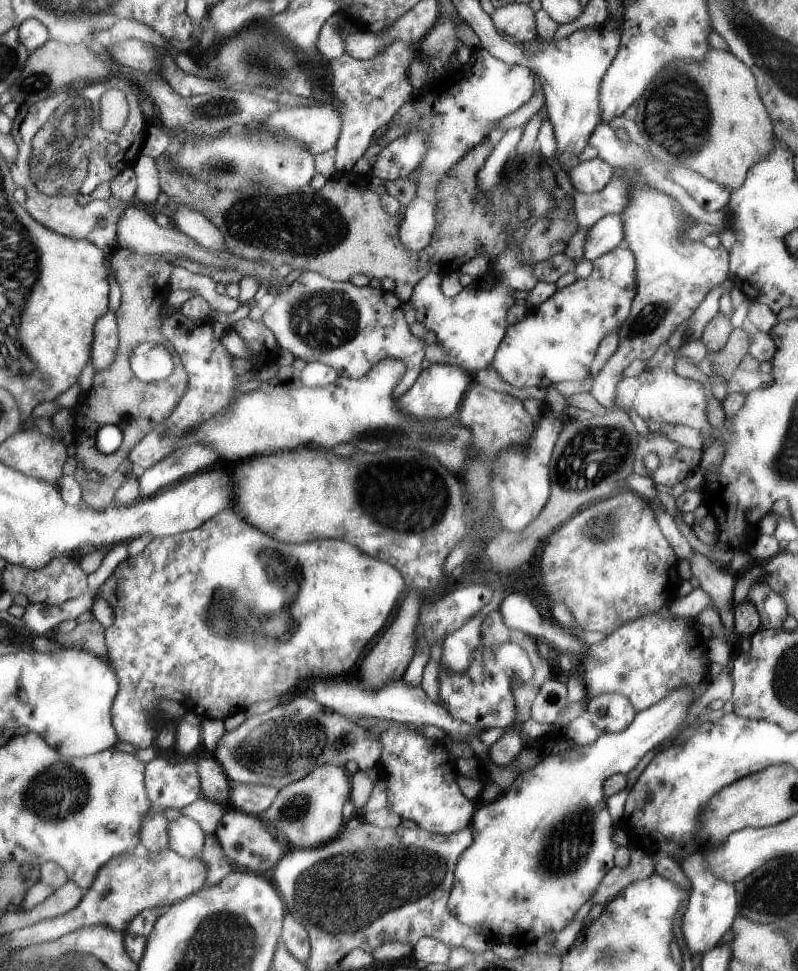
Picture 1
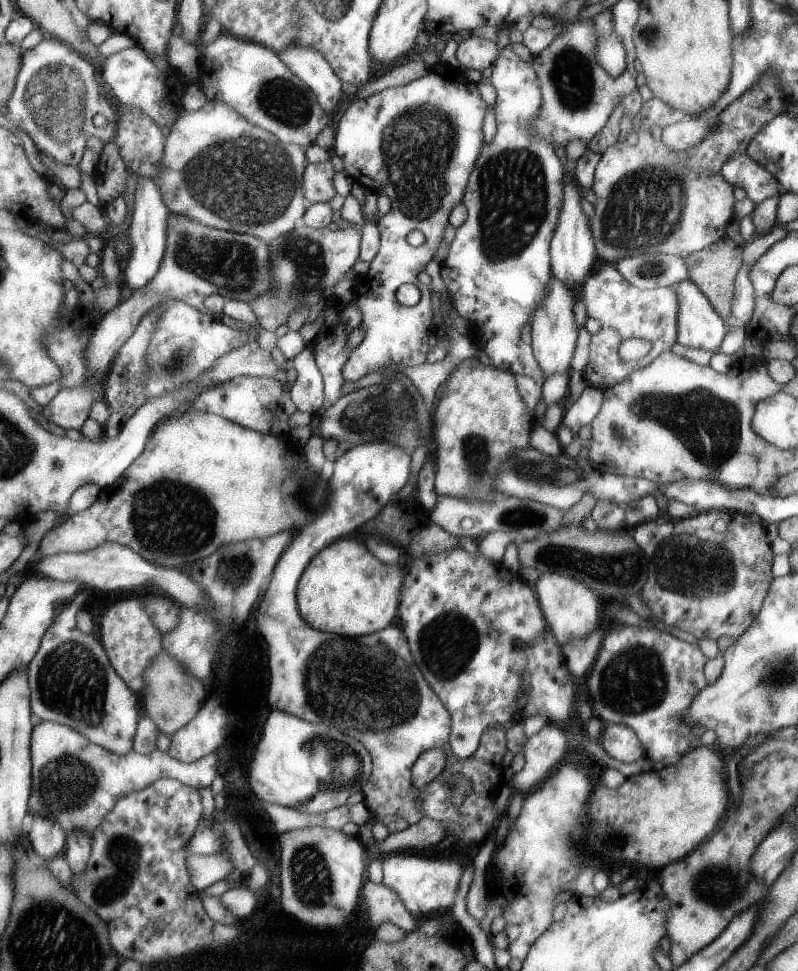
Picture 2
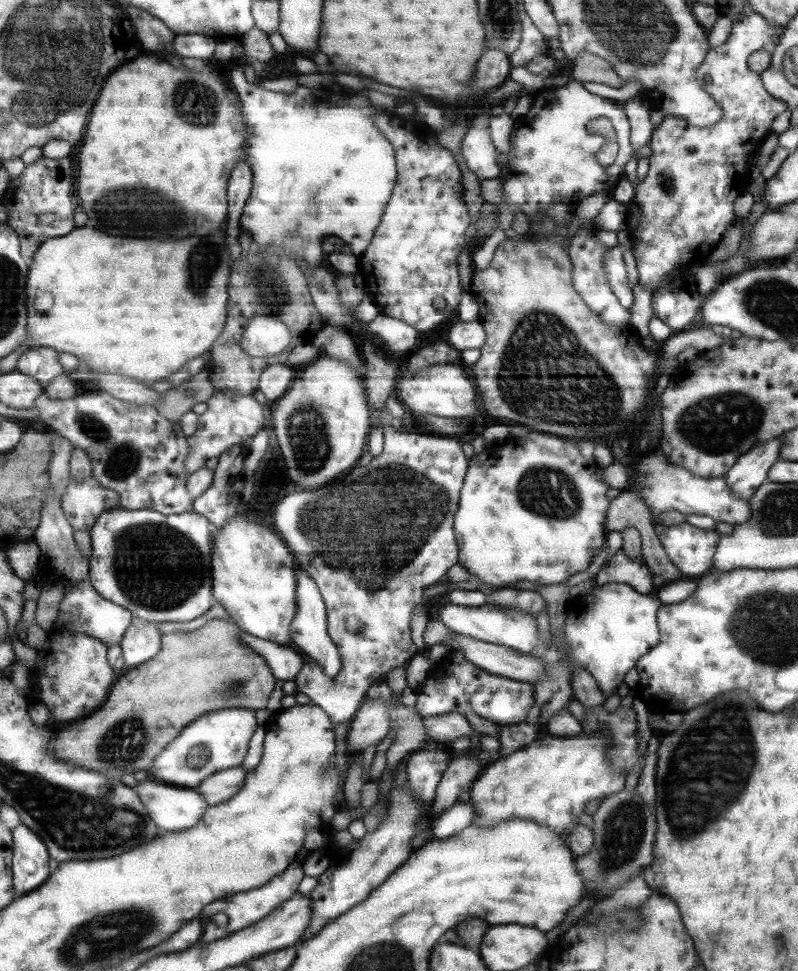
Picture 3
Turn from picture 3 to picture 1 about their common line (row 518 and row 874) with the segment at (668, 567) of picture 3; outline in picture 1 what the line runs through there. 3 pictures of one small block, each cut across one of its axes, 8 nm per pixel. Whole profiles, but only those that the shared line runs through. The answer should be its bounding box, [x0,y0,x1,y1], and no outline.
[591,849,655,905]

